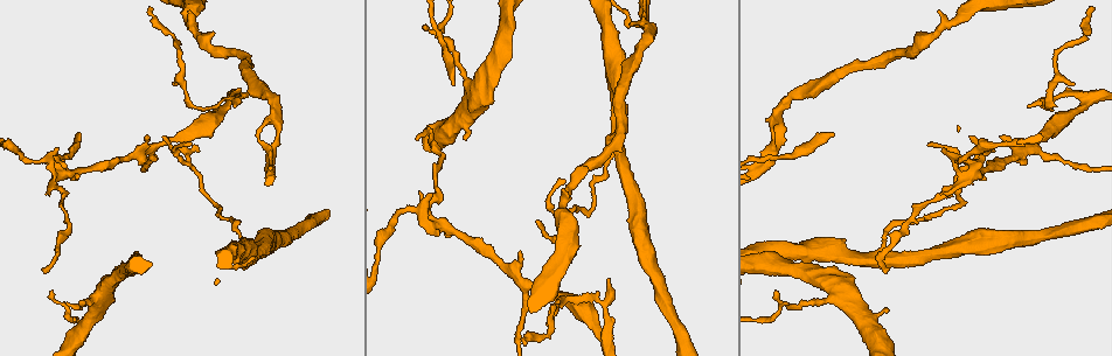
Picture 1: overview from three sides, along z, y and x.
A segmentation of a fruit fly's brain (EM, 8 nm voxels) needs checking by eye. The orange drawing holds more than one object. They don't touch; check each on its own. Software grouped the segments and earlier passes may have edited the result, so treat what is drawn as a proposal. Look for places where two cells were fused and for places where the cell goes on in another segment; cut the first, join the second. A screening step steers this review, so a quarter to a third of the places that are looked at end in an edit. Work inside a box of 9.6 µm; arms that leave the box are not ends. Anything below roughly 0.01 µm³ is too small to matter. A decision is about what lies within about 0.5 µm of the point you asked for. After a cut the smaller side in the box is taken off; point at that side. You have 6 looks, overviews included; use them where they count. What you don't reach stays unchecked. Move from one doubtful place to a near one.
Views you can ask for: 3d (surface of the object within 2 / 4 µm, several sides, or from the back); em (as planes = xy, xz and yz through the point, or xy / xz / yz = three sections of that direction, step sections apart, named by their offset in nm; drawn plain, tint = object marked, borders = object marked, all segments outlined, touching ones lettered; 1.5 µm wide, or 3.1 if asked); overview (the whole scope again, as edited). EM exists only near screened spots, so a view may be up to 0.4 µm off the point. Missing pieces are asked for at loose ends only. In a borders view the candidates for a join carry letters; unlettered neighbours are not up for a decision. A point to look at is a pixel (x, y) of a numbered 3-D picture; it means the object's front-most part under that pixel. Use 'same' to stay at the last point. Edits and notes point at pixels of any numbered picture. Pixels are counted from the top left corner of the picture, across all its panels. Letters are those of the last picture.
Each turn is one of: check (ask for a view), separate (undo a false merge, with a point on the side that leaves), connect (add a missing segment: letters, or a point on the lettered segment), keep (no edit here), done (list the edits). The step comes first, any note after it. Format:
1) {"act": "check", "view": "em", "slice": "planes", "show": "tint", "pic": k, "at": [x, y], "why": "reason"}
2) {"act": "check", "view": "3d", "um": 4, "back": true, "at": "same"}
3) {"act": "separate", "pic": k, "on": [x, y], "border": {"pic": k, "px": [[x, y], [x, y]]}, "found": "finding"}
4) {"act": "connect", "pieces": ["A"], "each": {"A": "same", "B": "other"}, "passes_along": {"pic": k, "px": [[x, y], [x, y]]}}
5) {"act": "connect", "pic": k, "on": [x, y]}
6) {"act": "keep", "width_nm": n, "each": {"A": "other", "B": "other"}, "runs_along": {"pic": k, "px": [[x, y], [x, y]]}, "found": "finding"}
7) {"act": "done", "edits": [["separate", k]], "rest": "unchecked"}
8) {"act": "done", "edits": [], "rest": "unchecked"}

{"act": "check", "view": "3d", "um": 4, "pic": 1, "at": [625, 26], "why": "tapers out"}

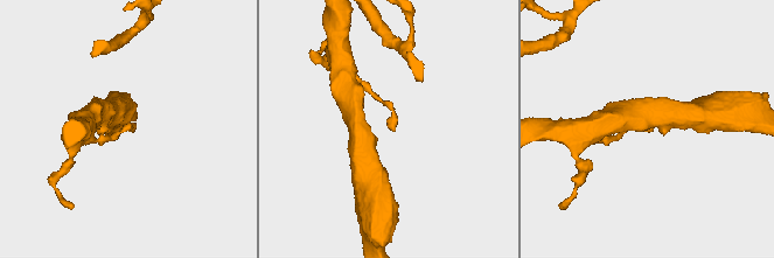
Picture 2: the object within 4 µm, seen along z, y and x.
{"act": "check", "view": "em", "slice": "planes", "show": "borders", "pic": 2, "at": [132, 129], "why": "need the tissue"}

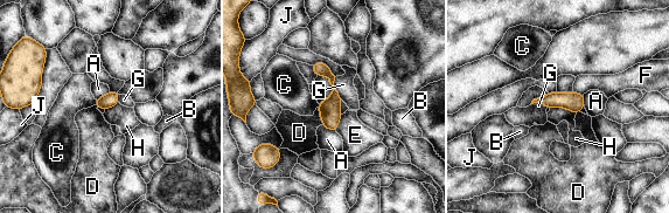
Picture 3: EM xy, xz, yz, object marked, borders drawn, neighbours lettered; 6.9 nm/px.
{"act": "keep", "each": {"A": "other", "B": "other", "C": "other", "D": "other", "E": "other", "F": "other", "G": "other", "H": "other", "J": "other"}, "found": "no lettered segment goes on from it"}

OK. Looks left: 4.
{"act": "check", "view": "em", "slice": "planes", "show": "borders", "pic": 1, "at": [51, 291], "why": "an open end"}

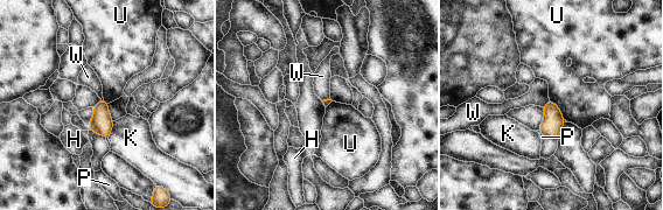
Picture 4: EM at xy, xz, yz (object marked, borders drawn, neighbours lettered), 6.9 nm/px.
{"act": "keep", "longest_contact_nm": ["U", 190], "each": {"H": "other", "K": "other", "P": "other", "U": "other", "W": "other"}, "border": {"pic": 4, "px": [[550, 98], [565, 119]]}, "found": "no lettered segment goes on from it"}

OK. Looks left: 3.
{"act": "check", "view": "3d", "um": 4, "pic": 1, "at": [55, 149], "why": "an open end"}

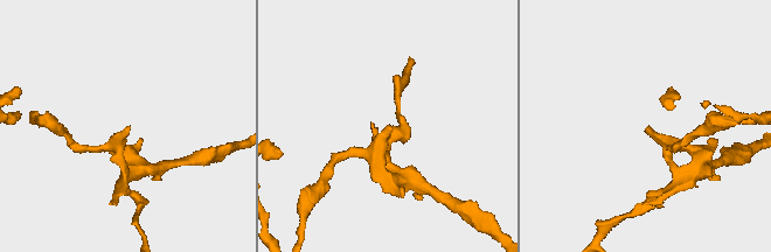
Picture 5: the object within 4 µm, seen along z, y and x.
{"act": "check", "view": "em", "slice": "planes", "show": "plain", "pic": 5, "at": [128, 128]}

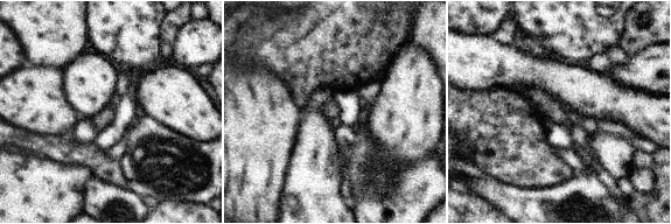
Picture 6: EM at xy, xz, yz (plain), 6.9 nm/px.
{"act": "check", "view": "em", "slice": "planes", "show": "borders", "at": "same"}

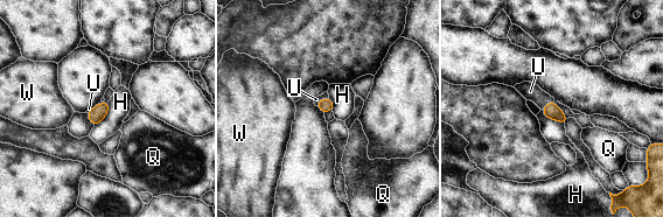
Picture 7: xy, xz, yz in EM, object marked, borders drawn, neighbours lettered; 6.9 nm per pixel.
{"act": "connect", "pieces": ["U"], "each": {"H": "other", "Q": "other", "U": "same", "W": "other"}, "passes_along": {"pic": 7, "px": [[551, 110], [546, 104], [530, 91]]}, "found": "the cell continues"}

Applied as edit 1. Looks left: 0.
{"act": "done", "edits": [["connect", 7]], "rest": "unchecked"}

